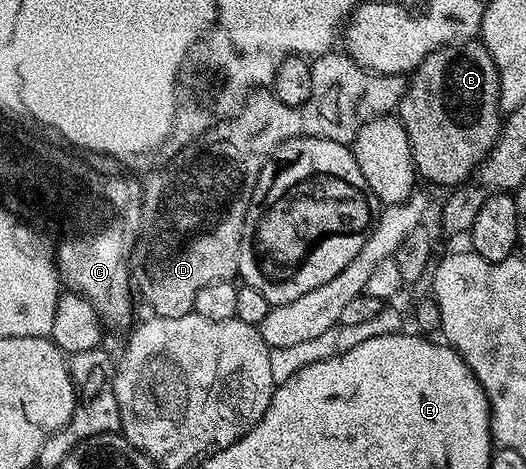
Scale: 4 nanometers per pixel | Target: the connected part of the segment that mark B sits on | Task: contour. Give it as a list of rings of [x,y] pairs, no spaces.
[[[473,38],[458,44],[448,44],[445,48],[431,52],[410,73],[408,89],[400,99],[398,119],[410,138],[410,150],[421,181],[445,184],[445,189],[448,190],[464,183],[474,169],[492,153],[502,127],[500,79],[488,47],[479,39]]]

